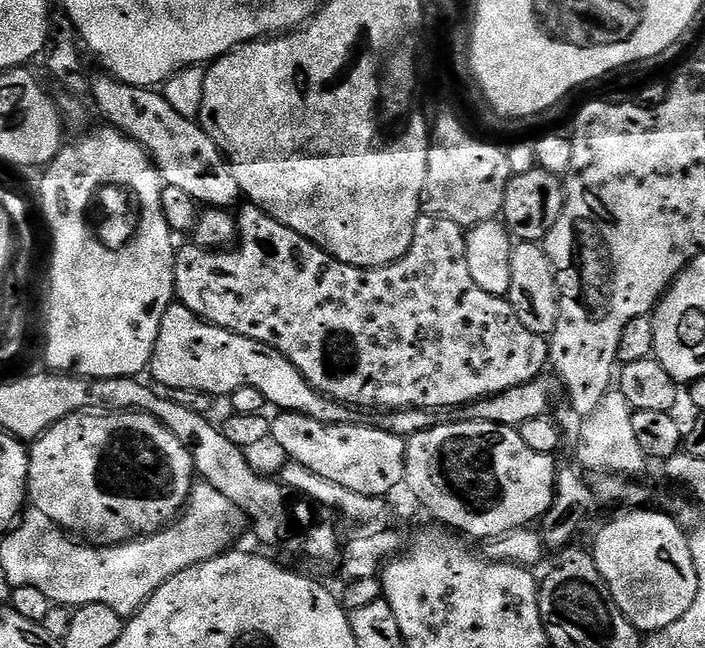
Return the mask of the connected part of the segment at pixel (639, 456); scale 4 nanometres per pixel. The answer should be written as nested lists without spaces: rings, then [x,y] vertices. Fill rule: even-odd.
[[[609,390],[602,398],[602,402],[598,402],[598,410],[594,410],[594,414],[585,416],[579,421],[580,433],[576,436],[575,463],[581,469],[589,468],[592,474],[643,477],[642,474],[647,470],[648,464],[650,465],[650,460],[636,441],[633,411],[630,402],[626,402],[626,394],[619,390]]]

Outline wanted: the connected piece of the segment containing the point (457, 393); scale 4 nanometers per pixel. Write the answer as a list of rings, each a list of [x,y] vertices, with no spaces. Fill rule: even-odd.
[[[248,202],[245,203],[245,208],[238,212],[236,219],[236,228],[239,232],[238,243],[235,246],[229,247],[227,250],[205,250],[195,242],[189,242],[188,245],[177,247],[176,261],[174,262],[174,282],[176,283],[176,291],[174,293],[175,299],[179,303],[185,304],[193,314],[200,316],[208,324],[213,324],[219,328],[230,330],[234,334],[242,334],[246,338],[254,338],[258,342],[262,342],[266,346],[270,346],[274,350],[278,350],[284,357],[295,366],[297,370],[306,378],[306,382],[310,382],[310,386],[314,390],[318,390],[323,396],[330,397],[331,400],[337,400],[342,405],[347,406],[349,409],[355,408],[380,408],[379,410],[395,410],[398,408],[431,408],[433,410],[459,410],[466,404],[473,404],[476,400],[484,400],[488,396],[497,396],[506,390],[510,390],[514,386],[522,386],[526,382],[537,379],[541,375],[540,372],[549,363],[550,357],[548,355],[549,341],[545,337],[534,334],[534,330],[526,330],[526,326],[522,326],[522,321],[518,318],[518,314],[514,314],[514,306],[511,302],[503,296],[495,296],[494,294],[486,294],[486,290],[482,290],[482,286],[478,286],[478,282],[474,282],[474,277],[470,275],[470,266],[466,262],[466,242],[468,237],[465,229],[458,226],[458,222],[450,222],[450,218],[442,218],[441,216],[430,216],[421,214],[416,220],[414,226],[414,238],[410,242],[410,250],[406,250],[406,254],[402,258],[398,258],[398,262],[387,264],[381,268],[359,268],[358,266],[350,266],[346,262],[338,262],[330,254],[323,252],[320,247],[314,242],[310,242],[306,238],[302,238],[302,234],[298,234],[294,230],[290,230],[286,226],[282,226],[282,222],[278,222],[273,216],[266,215],[255,204]]]

